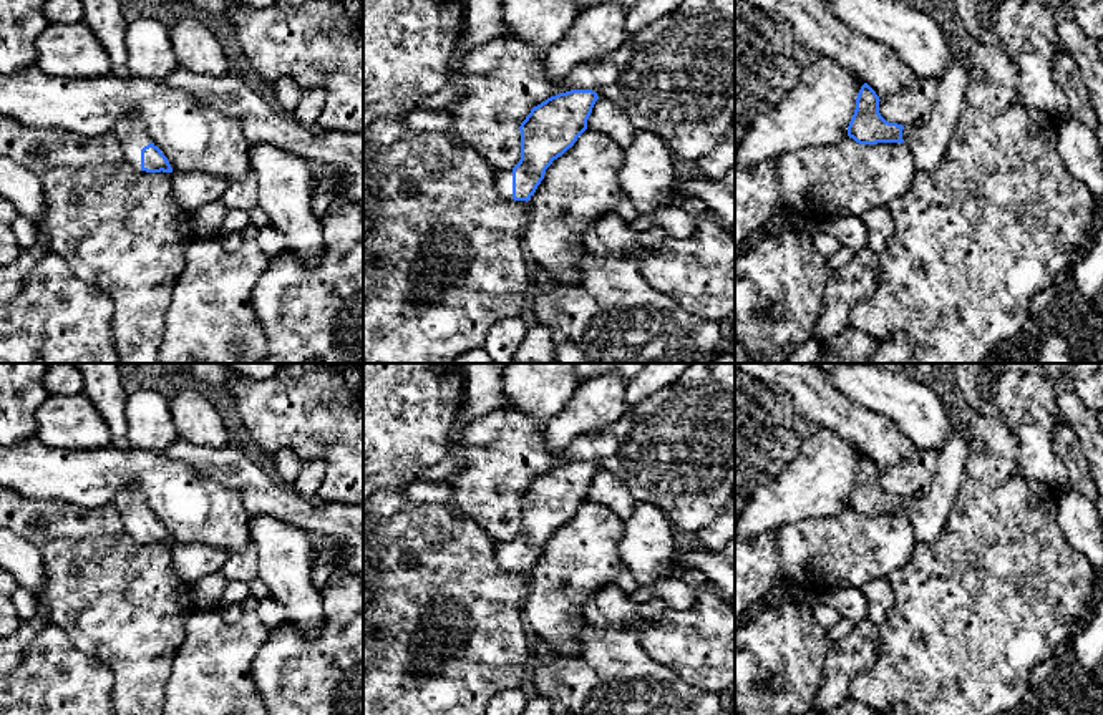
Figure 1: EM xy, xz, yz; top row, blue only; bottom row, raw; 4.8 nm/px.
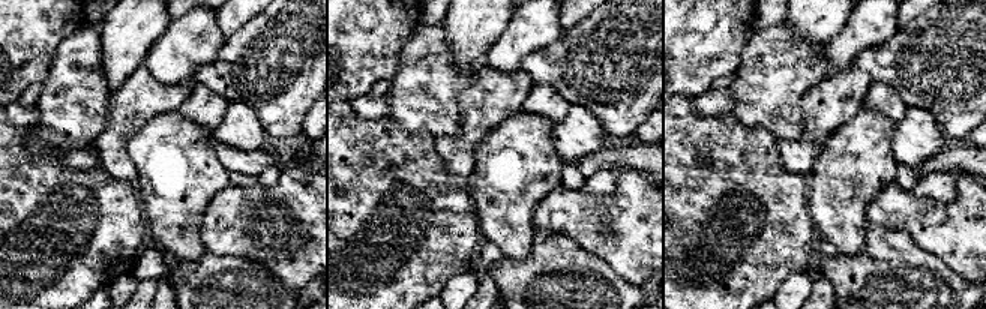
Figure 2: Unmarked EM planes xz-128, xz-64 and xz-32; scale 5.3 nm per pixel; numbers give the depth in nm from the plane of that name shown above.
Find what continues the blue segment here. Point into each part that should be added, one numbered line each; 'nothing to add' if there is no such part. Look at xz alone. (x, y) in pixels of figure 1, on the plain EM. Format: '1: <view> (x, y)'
1: xz (503, 551)

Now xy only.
1: xy (131, 505)

